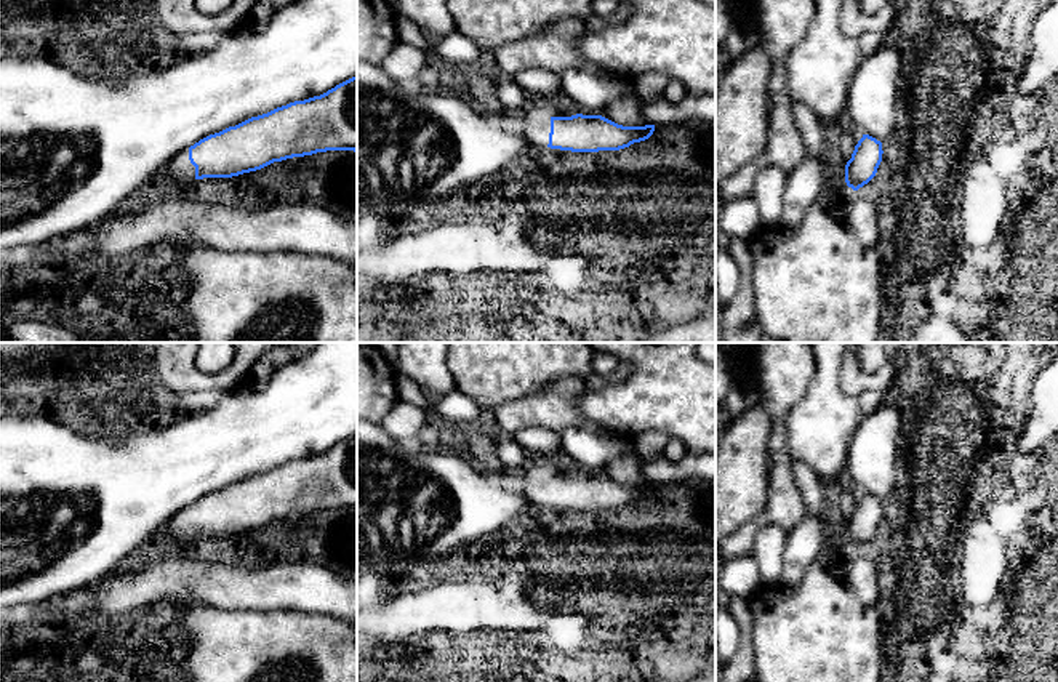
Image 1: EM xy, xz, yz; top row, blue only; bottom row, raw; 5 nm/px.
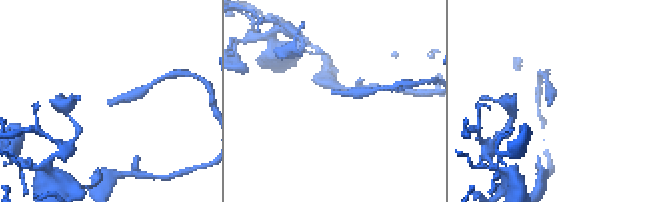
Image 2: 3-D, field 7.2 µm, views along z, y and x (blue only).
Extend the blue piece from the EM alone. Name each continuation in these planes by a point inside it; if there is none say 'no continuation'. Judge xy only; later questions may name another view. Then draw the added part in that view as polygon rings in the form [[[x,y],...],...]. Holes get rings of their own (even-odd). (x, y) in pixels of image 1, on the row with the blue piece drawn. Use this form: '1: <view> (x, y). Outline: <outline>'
1: xy (180, 168). Outline: [[[189,149],[176,154],[163,168],[176,184],[189,184],[195,179],[195,166],[189,160]]]

